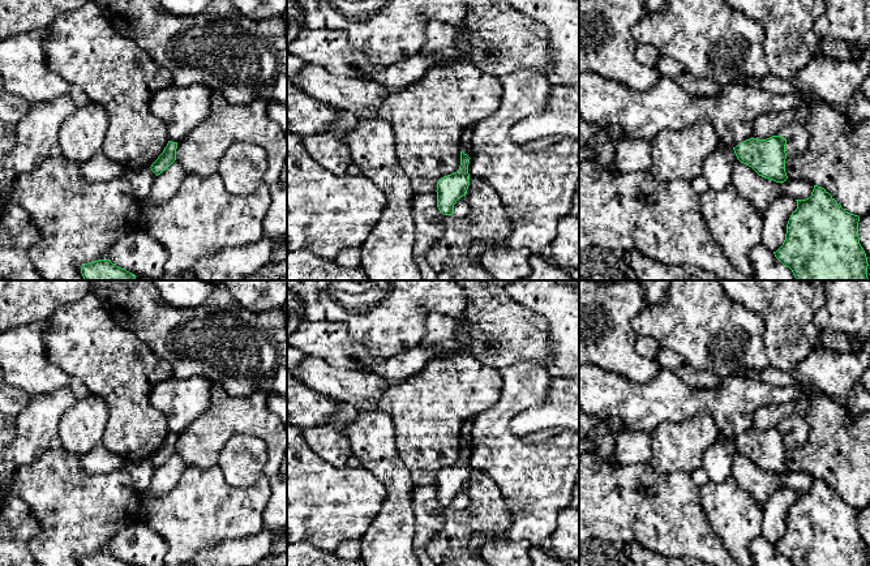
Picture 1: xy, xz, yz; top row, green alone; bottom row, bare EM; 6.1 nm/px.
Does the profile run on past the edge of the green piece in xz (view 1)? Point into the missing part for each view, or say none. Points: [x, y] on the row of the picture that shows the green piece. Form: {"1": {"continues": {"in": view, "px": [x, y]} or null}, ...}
{"1": {"continues": null}}

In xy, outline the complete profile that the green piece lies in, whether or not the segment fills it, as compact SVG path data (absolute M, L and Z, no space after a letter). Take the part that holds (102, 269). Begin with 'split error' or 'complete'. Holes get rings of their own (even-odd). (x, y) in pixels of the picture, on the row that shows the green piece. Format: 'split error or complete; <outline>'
complete; M98 260L81 266L85 280L136 280L136 275L112 263L110 260Z

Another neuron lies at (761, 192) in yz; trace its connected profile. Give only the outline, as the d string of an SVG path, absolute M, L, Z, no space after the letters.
M733 162L730 183L741 194L755 207L764 218L767 209L777 197L792 197L794 200L806 200L811 196L814 184L802 179L787 179L784 183L759 176L751 167Z

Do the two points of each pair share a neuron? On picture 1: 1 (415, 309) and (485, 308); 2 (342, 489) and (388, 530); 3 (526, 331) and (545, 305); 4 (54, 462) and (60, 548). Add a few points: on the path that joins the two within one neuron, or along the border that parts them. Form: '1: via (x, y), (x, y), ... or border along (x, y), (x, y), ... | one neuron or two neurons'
1: border along (466, 294), (466, 312), (461, 318) | two neurons
2: border along (385, 488), (386, 497), (381, 509), (359, 539) | two neurons
3: border along (513, 299), (544, 318), (548, 330), (547, 344) | two neurons
4: via (56, 483), (56, 489), (60, 494), (60, 527) | one neuron

